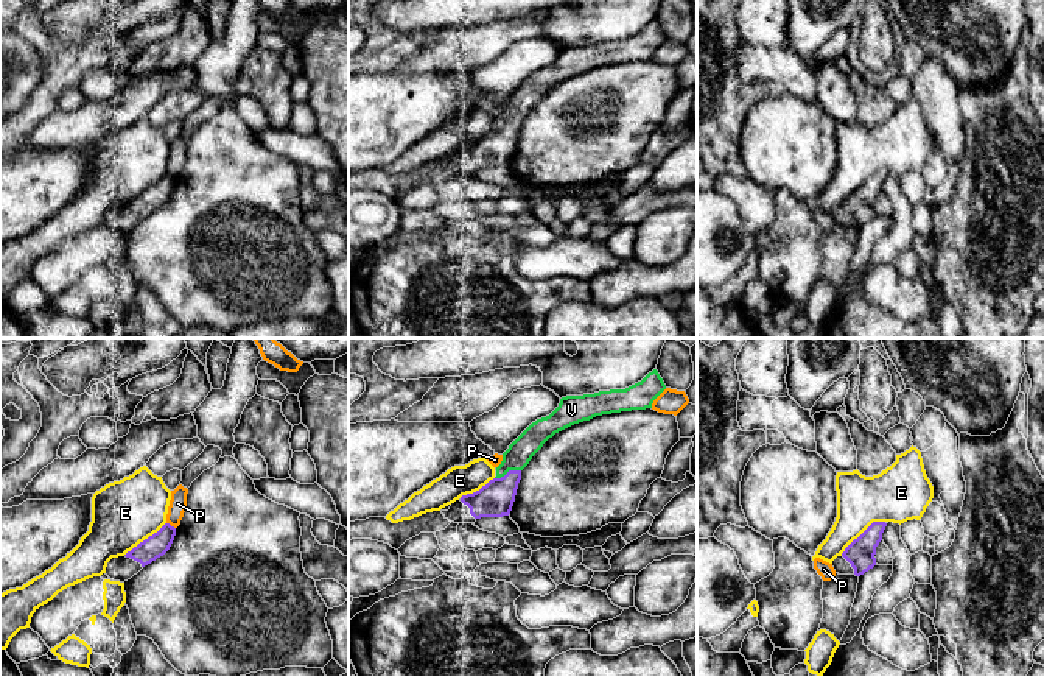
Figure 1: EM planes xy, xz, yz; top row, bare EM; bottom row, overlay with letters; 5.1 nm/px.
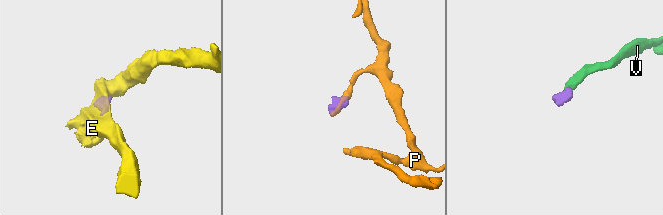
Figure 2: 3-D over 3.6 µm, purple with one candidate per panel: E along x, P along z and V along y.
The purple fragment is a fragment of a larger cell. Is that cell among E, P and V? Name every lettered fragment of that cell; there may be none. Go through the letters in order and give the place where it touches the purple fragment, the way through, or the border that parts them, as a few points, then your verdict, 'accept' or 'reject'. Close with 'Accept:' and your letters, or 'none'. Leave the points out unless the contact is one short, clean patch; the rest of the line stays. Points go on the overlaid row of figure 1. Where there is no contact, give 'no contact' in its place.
E: yz (862, 533) | reject
P: xy (170, 525) | along xy (167, 522), (175, 528) | reject
V: xz (507, 472) | across xz (495, 499), (506, 483), (507, 472), (520, 452) | accept
Accept: V

